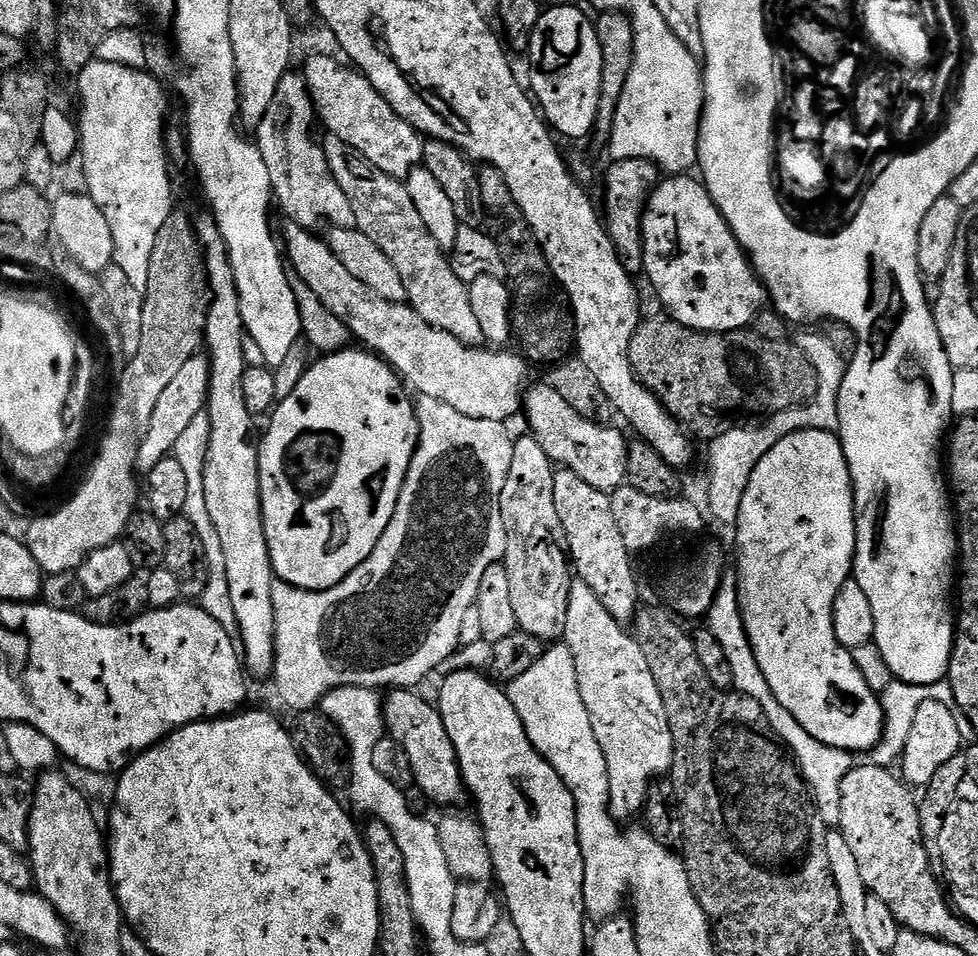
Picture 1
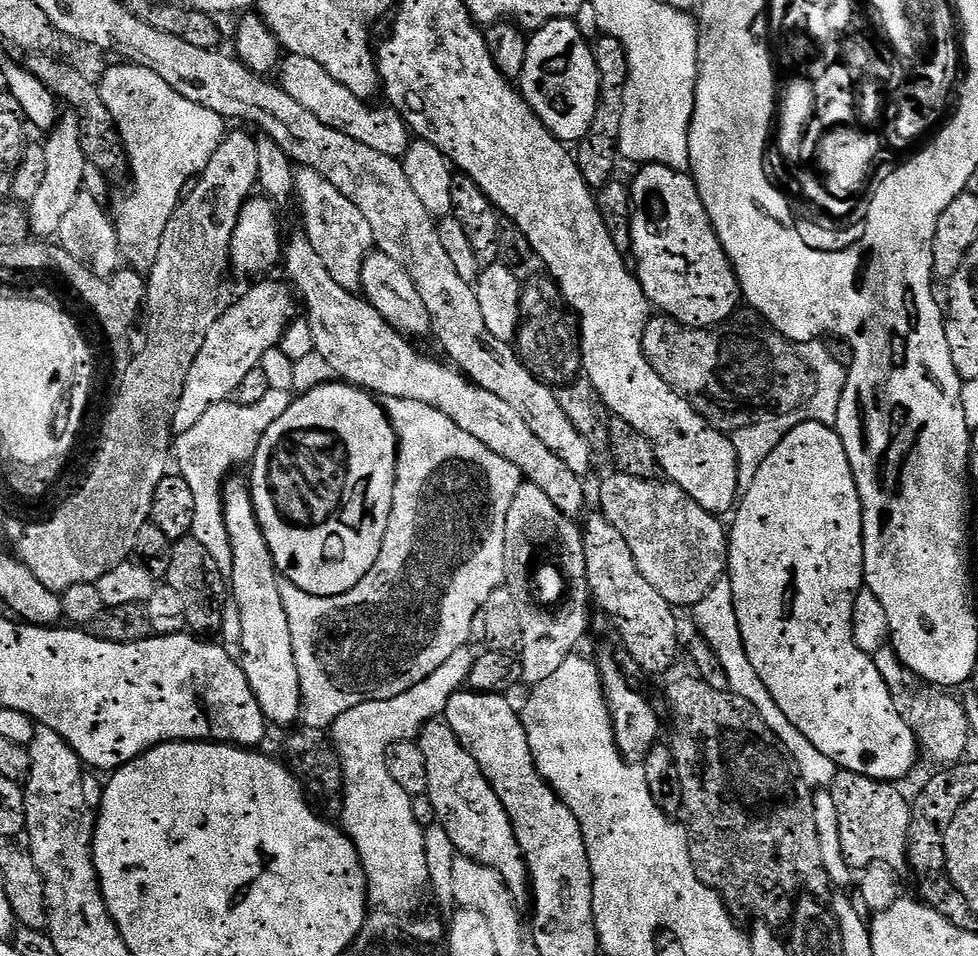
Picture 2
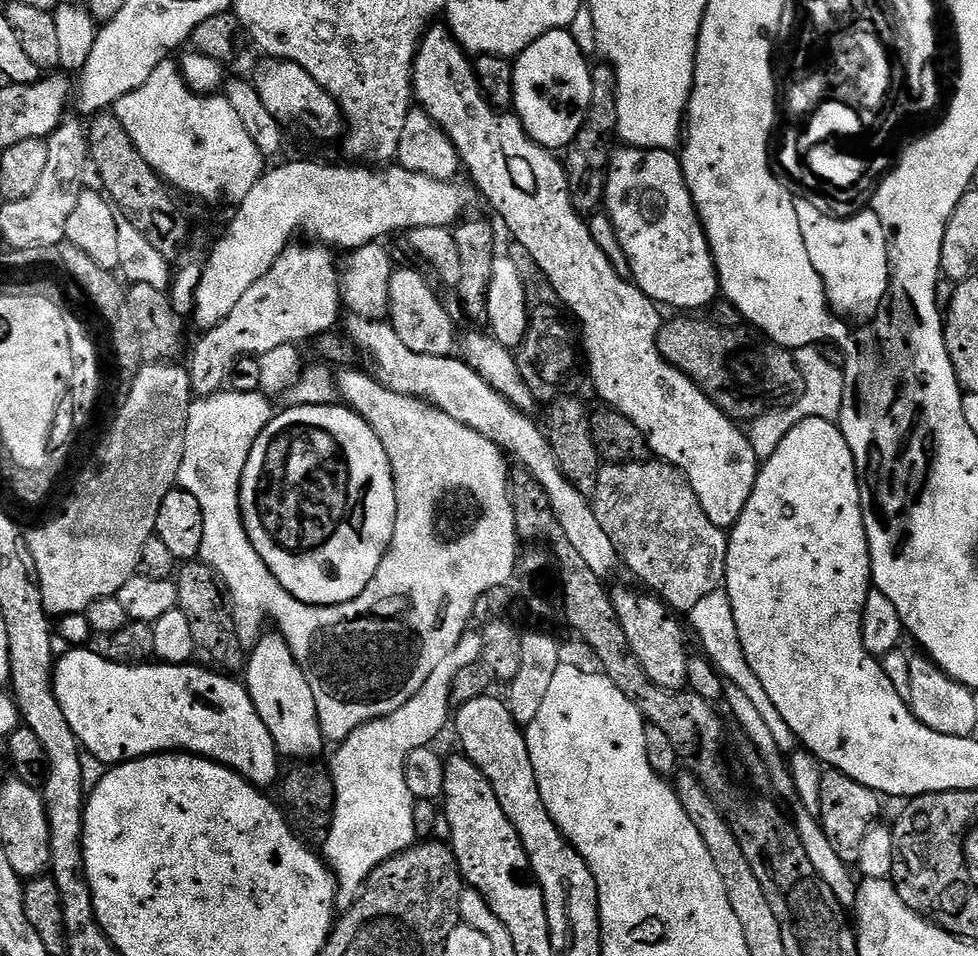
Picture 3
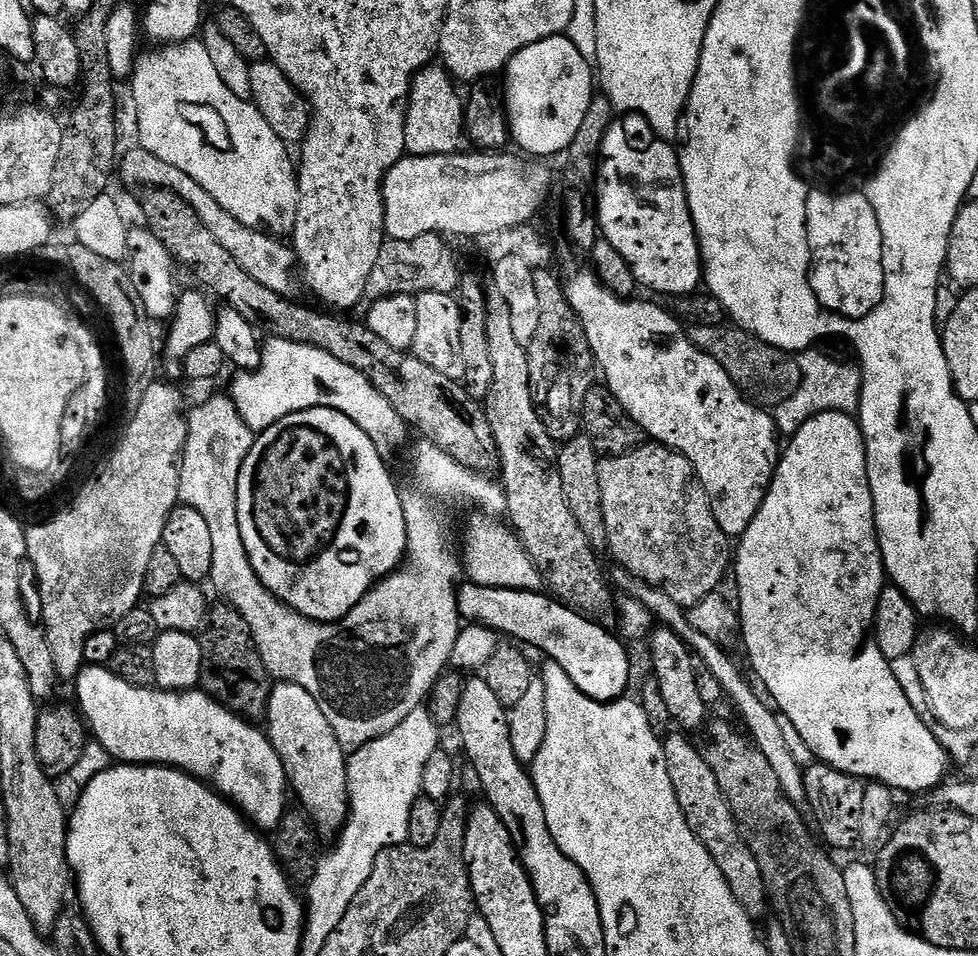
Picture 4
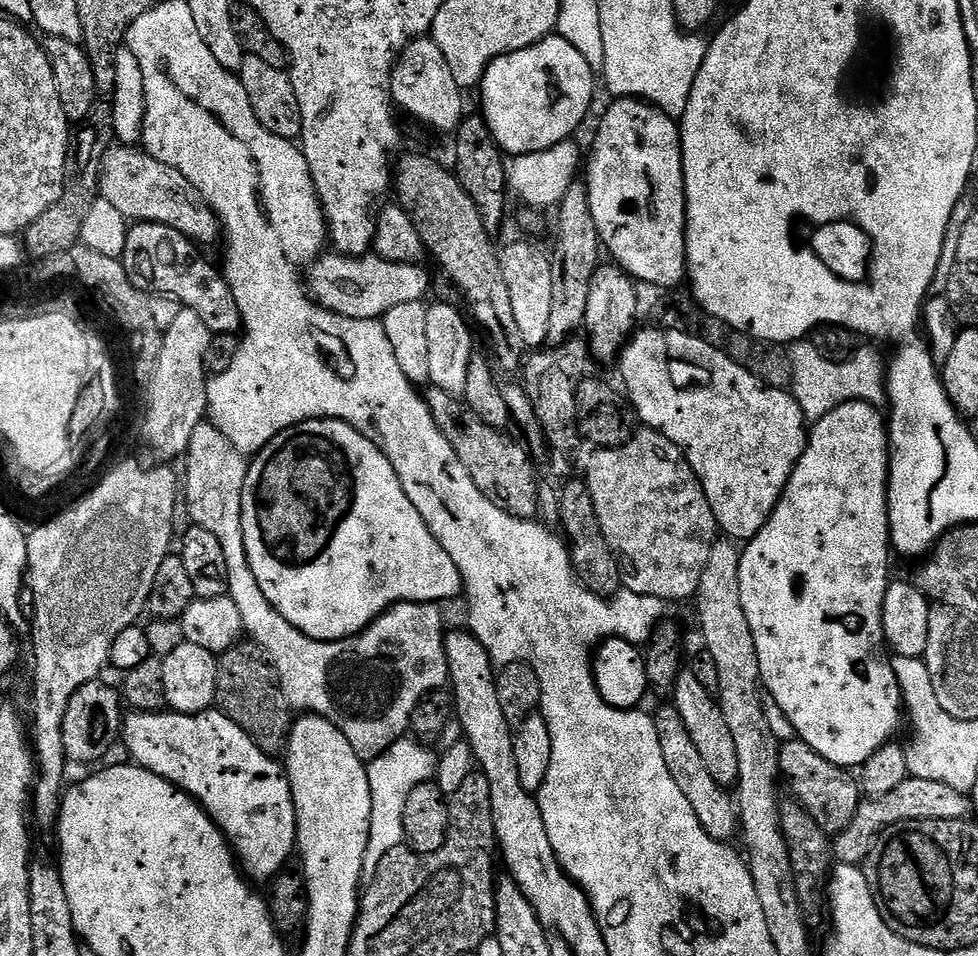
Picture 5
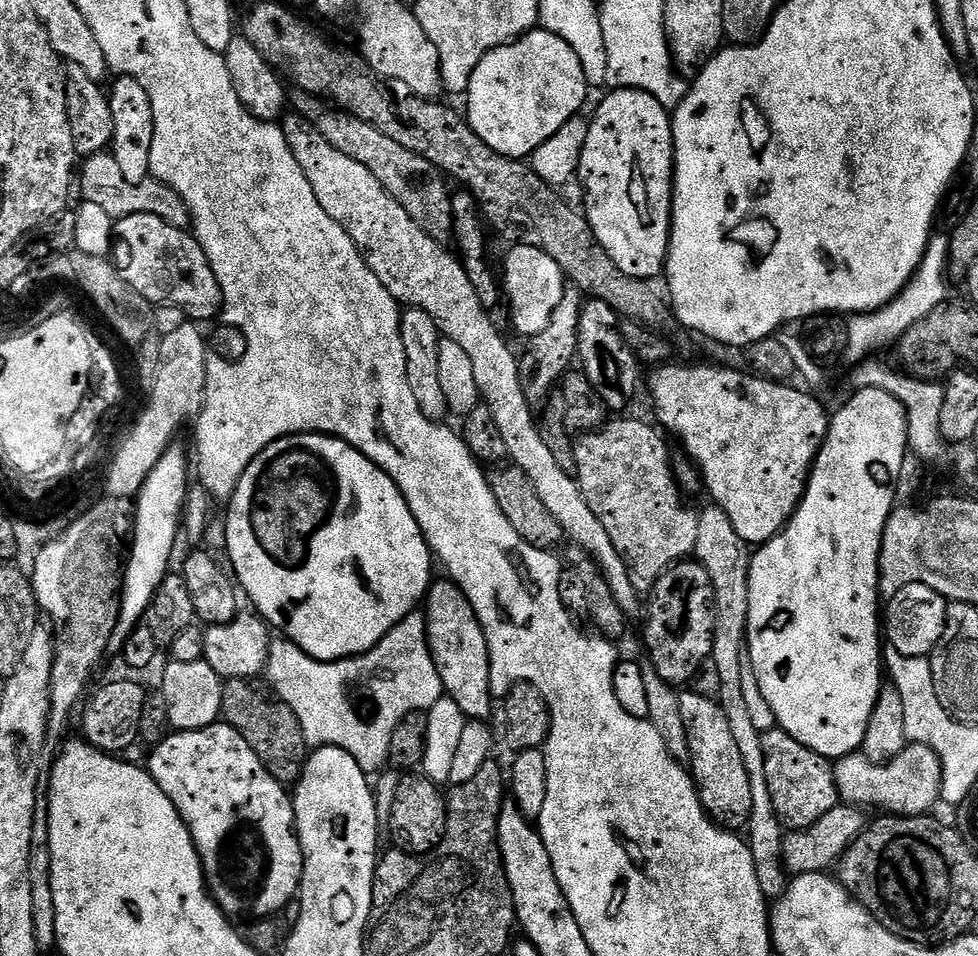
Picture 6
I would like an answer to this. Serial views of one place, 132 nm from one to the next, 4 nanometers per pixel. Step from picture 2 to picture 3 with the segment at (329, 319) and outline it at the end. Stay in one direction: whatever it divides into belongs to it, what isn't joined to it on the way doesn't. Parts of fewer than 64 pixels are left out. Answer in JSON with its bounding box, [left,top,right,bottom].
[346,315,621,578]

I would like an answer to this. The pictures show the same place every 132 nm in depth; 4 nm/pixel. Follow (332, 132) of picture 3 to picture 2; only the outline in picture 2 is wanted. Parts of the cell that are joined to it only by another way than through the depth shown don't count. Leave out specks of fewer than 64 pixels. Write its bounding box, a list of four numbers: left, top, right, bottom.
[278,55,410,158]

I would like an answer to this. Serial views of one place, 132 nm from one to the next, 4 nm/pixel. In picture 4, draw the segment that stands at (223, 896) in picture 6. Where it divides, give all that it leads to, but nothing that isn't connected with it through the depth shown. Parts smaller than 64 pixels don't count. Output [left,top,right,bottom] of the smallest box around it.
[74,666,290,834]

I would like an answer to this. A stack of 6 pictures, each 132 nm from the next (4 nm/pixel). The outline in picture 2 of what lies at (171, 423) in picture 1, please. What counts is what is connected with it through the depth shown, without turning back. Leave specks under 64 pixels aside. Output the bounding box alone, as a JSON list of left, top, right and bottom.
[172,280,298,433]

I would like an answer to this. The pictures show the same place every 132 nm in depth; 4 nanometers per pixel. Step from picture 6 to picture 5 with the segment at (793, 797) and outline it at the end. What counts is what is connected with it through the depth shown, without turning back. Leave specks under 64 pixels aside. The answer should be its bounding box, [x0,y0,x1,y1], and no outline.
[780,738,862,834]

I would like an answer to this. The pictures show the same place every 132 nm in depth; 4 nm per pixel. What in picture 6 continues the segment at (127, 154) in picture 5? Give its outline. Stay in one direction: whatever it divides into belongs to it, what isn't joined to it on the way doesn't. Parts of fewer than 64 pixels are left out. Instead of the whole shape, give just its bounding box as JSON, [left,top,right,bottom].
[78,152,192,230]

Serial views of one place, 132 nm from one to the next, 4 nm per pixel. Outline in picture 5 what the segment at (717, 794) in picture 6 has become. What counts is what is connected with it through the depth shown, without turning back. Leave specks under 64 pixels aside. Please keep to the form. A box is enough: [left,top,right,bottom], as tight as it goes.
[670,670,738,790]

